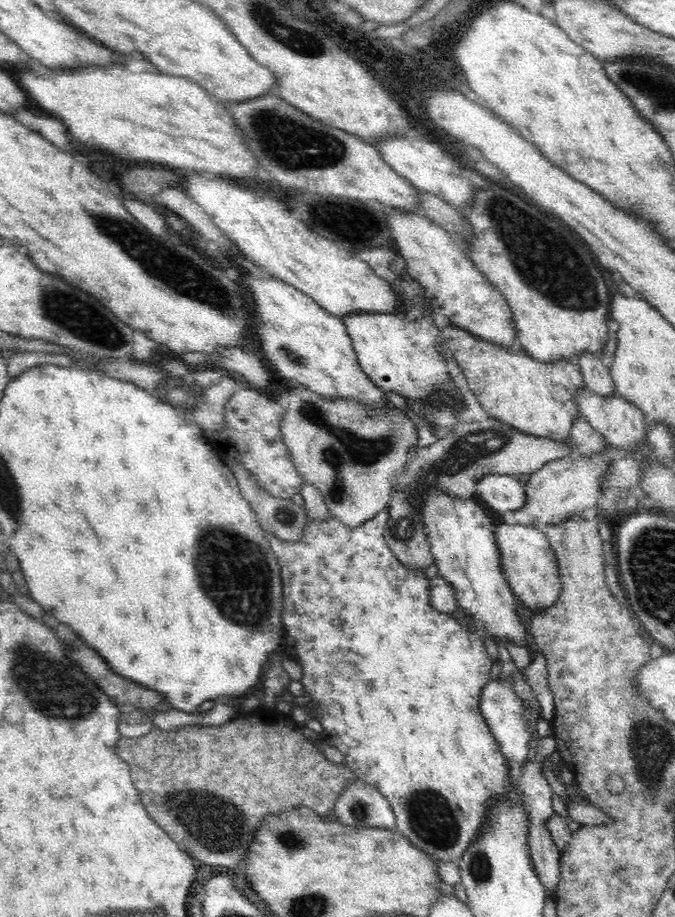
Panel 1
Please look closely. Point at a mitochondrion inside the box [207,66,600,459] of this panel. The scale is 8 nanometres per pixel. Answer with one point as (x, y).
(290, 144)

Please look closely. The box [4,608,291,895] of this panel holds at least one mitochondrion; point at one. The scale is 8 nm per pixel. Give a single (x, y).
(56, 691)

